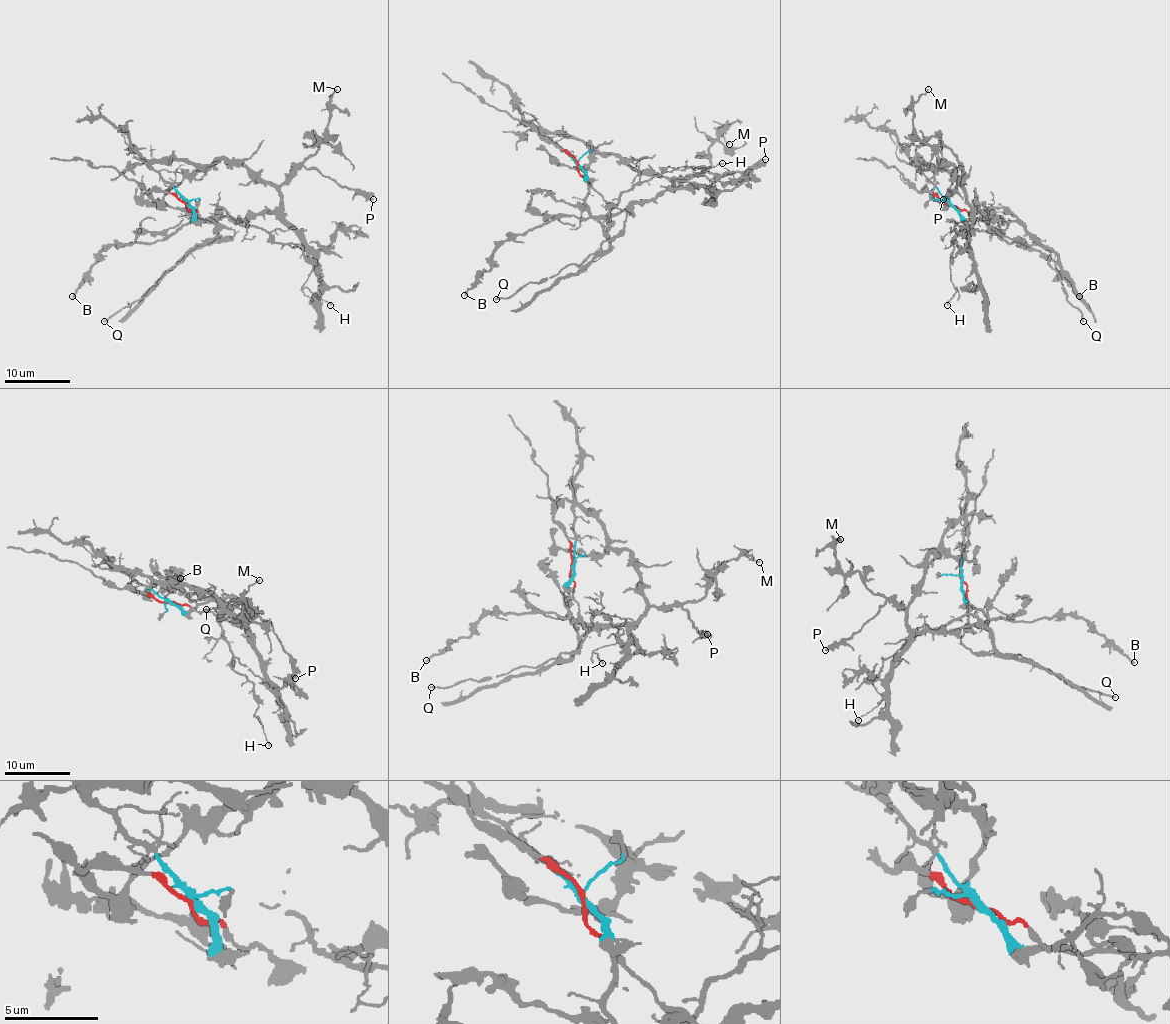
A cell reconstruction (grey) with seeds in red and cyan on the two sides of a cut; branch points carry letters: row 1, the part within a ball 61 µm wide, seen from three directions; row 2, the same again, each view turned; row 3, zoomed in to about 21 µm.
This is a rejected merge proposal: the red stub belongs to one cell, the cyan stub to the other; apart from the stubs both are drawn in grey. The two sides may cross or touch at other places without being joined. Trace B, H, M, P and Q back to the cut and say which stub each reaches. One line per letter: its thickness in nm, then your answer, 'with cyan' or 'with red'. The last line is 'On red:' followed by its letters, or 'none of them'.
B: 220 nm | with cyan
H: 100 nm | with cyan
M: 170 nm | with cyan
P: 240 nm | with cyan
Q: 170 nm | with red
On red: Q

